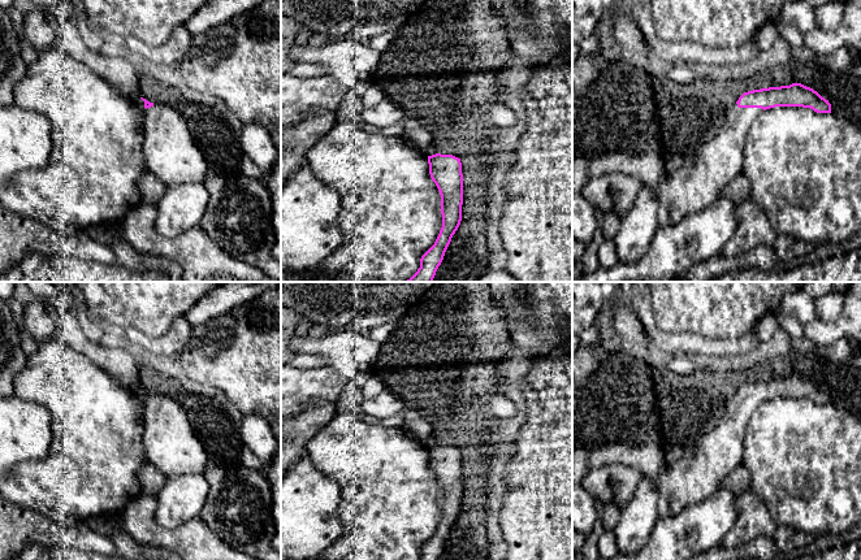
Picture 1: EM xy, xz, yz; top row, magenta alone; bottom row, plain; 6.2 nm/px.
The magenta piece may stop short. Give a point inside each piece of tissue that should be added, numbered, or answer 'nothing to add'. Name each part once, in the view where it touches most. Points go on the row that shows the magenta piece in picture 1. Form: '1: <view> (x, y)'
1: yz (697, 182)

